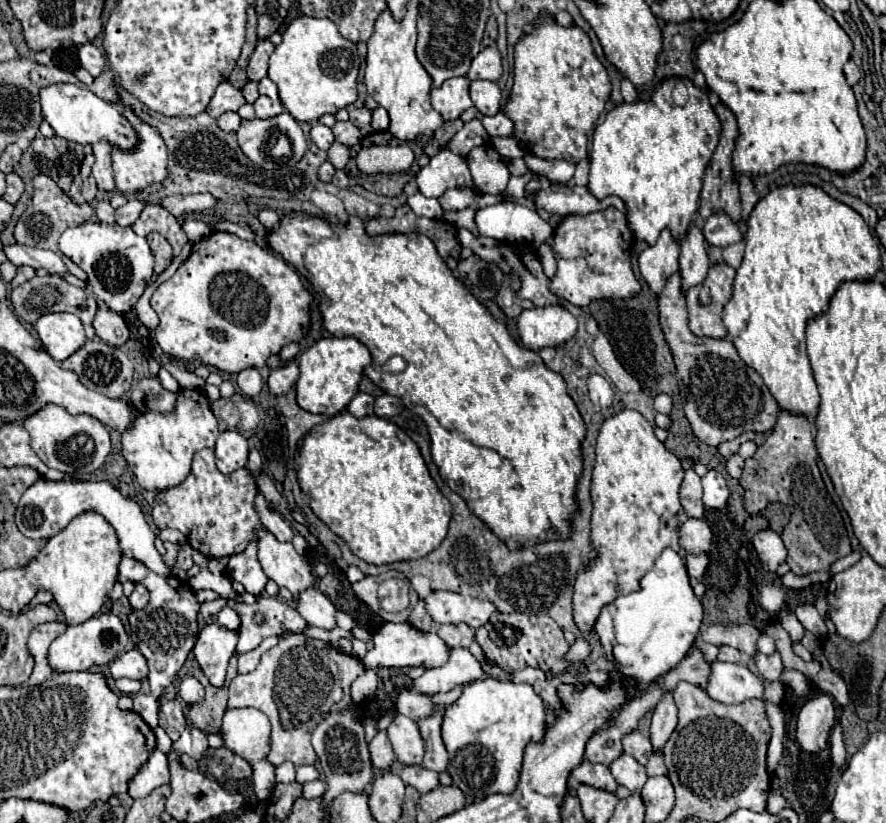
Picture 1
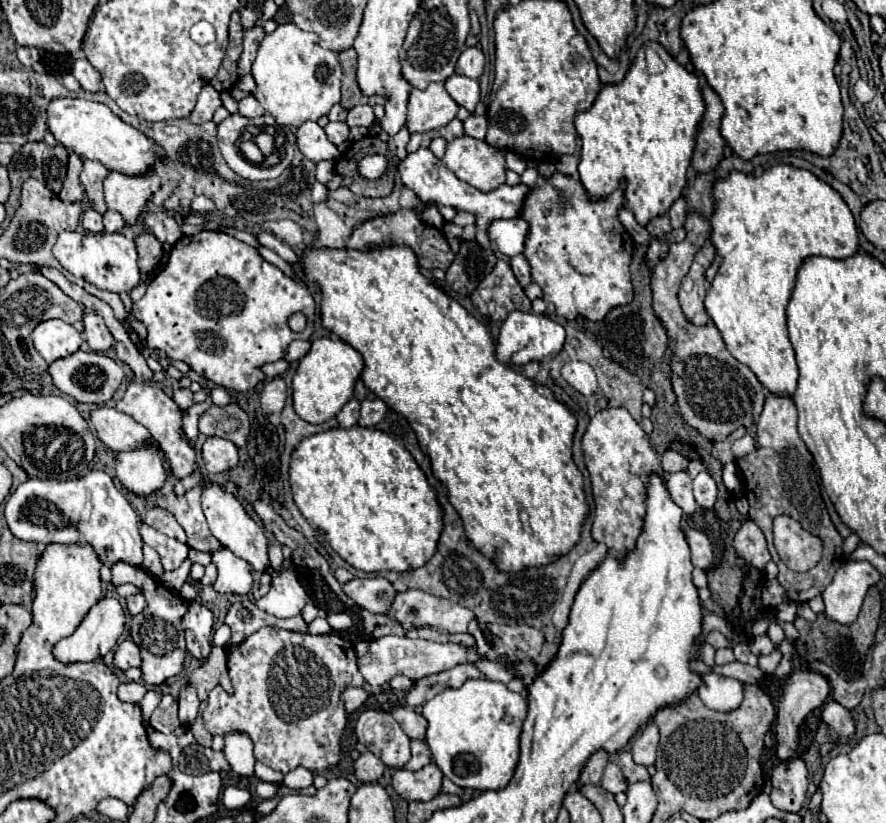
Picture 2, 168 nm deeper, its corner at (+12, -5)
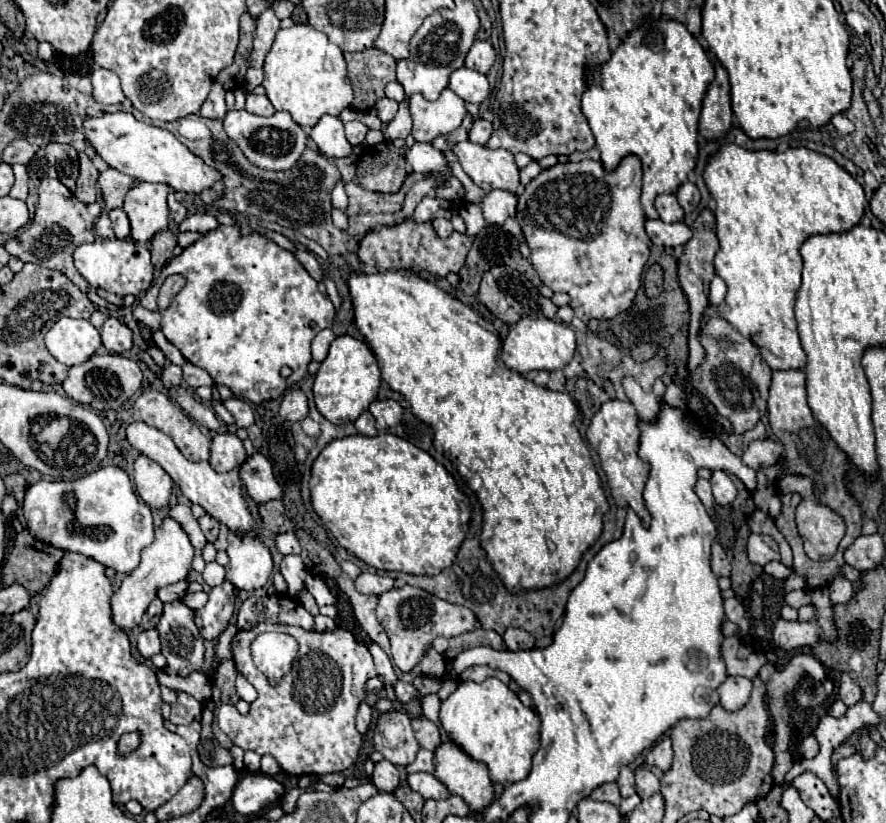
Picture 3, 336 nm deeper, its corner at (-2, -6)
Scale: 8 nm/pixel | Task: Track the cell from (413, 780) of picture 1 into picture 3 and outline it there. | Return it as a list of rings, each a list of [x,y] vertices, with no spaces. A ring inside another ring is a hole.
[[[413,773],[409,775],[409,787],[423,795],[423,799],[447,799],[451,793],[447,787],[435,779],[433,773]]]

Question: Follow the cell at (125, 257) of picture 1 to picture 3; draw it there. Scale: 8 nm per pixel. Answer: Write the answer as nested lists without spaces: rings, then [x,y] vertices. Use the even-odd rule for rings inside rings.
[[[97,239],[75,249],[75,267],[87,279],[89,285],[117,293],[117,295],[141,295],[153,285],[153,265],[149,249],[131,239]]]

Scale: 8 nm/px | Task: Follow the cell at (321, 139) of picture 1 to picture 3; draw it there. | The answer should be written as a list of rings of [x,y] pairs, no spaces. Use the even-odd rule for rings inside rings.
[[[323,115],[319,123],[311,129],[309,137],[327,157],[347,157],[353,151],[351,143],[345,139],[343,121],[335,115]]]

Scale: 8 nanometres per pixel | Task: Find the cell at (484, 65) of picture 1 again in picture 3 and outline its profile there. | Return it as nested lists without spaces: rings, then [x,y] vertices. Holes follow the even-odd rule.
[[[475,41],[465,57],[465,67],[475,69],[479,73],[487,73],[495,61],[495,51],[491,41]]]

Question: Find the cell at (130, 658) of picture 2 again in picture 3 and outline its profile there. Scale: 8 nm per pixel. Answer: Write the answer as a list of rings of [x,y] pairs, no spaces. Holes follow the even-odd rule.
[[[147,629],[137,637],[137,649],[143,657],[153,657],[161,651],[161,641],[157,629]]]

